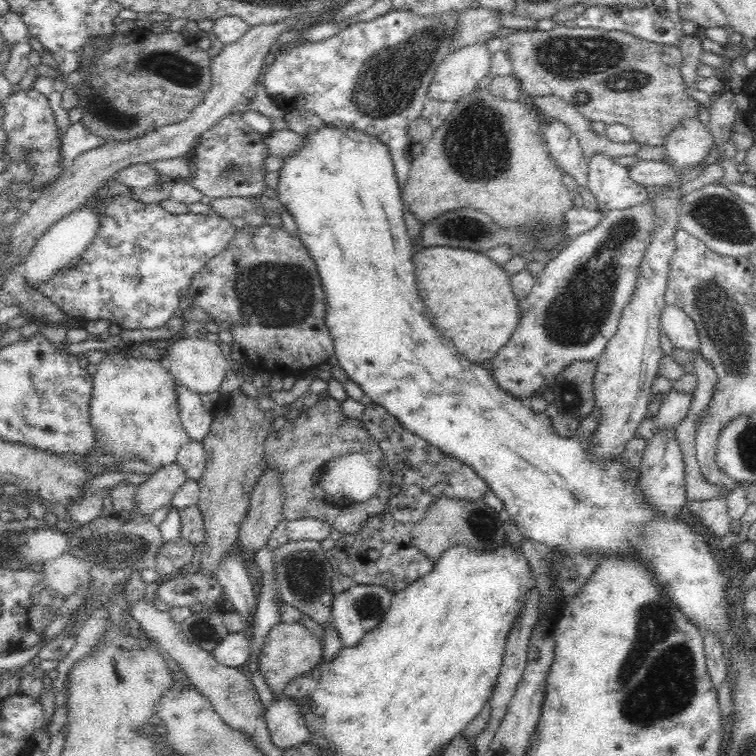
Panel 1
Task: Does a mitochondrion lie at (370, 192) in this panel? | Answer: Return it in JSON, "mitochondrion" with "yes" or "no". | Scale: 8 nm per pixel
{"mitochondrion":"no"}

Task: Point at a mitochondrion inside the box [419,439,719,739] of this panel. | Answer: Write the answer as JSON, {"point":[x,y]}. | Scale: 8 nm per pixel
{"point":[658,658]}

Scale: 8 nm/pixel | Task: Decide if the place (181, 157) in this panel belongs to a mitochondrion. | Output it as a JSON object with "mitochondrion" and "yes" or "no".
{"mitochondrion":"no"}

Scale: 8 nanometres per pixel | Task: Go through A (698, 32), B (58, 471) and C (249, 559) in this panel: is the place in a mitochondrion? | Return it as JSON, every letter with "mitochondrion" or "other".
{"A":"other","B":"mitochondrion","C":"other"}

